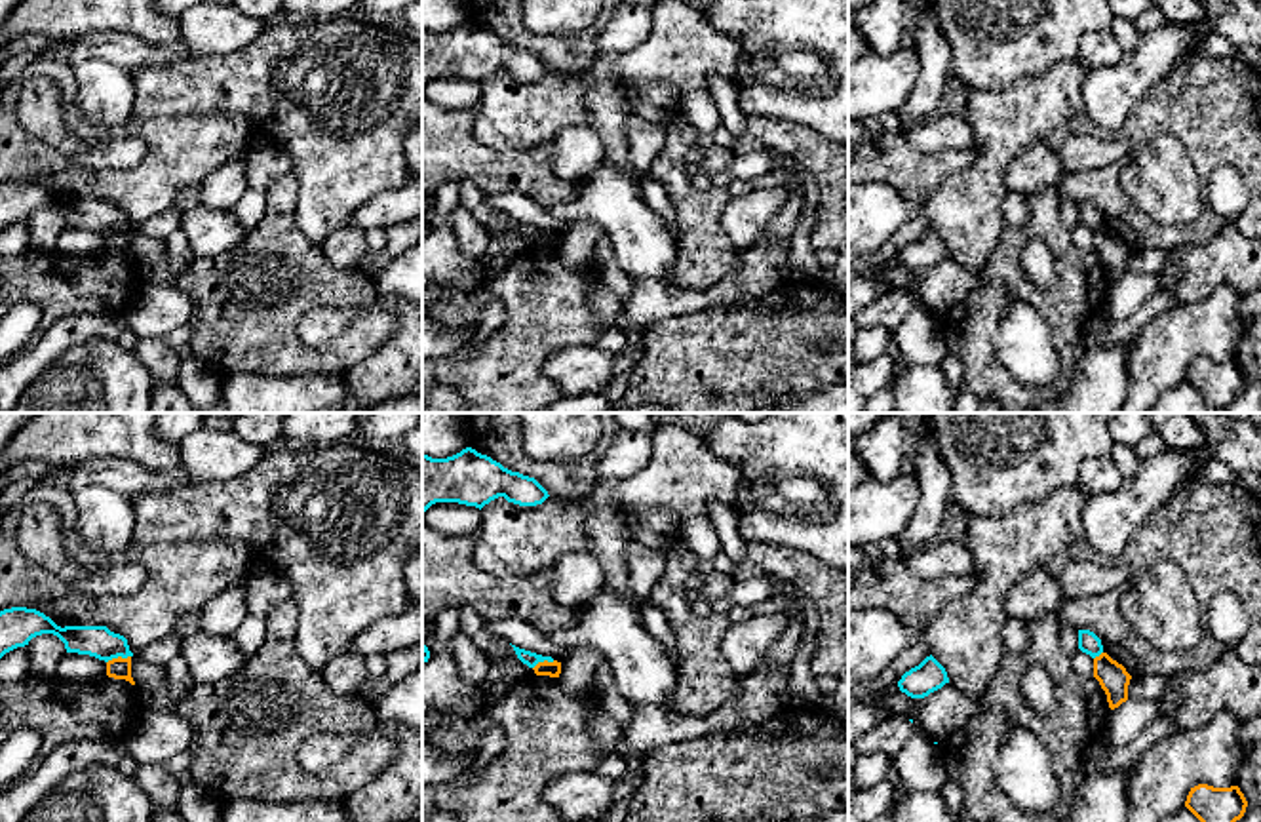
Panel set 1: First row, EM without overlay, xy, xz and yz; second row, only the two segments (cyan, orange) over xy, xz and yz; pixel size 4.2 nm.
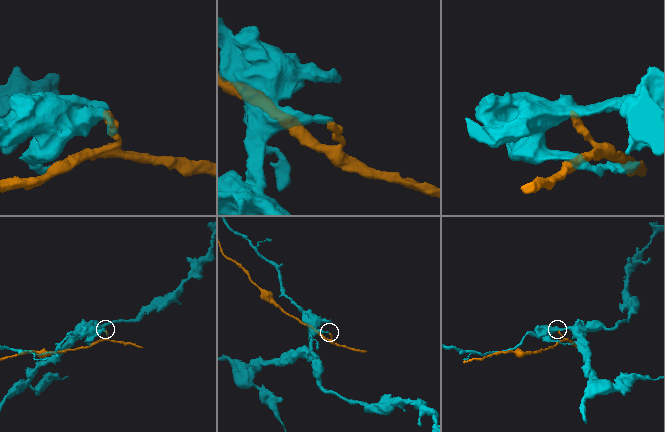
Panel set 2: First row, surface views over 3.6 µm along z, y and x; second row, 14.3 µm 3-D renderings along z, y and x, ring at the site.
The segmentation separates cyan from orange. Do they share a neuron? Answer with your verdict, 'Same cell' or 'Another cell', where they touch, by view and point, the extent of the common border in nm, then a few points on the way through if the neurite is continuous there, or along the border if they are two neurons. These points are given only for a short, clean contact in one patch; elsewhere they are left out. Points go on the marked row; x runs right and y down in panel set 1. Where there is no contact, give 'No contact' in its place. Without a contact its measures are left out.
Another cell. Touches cyan at xy (118, 655). Shared border 110 nm. Boundary: xy (130, 655), (107, 663)

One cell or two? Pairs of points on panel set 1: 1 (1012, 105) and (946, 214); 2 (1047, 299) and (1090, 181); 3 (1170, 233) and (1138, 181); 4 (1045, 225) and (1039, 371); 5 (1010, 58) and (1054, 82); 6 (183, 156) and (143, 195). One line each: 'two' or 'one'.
1: one
2: two
3: two
4: two
5: two
6: one

